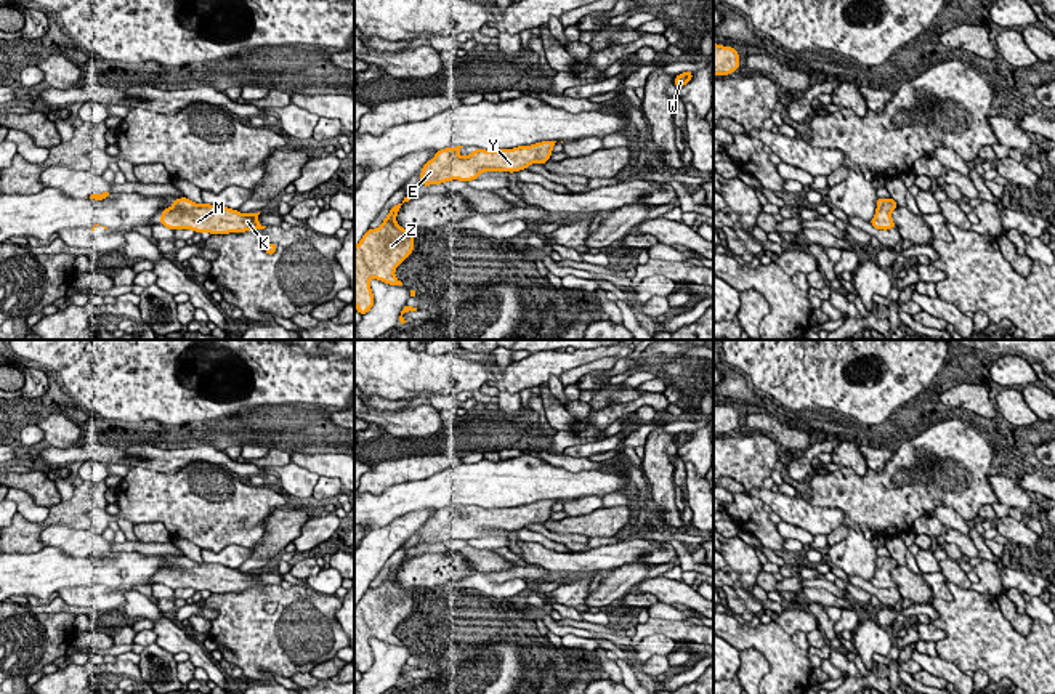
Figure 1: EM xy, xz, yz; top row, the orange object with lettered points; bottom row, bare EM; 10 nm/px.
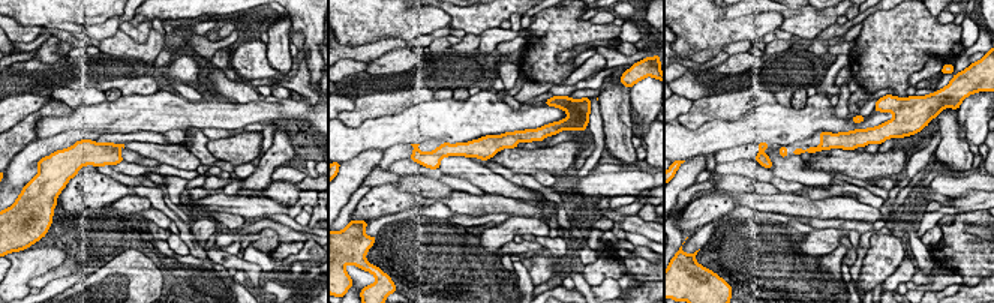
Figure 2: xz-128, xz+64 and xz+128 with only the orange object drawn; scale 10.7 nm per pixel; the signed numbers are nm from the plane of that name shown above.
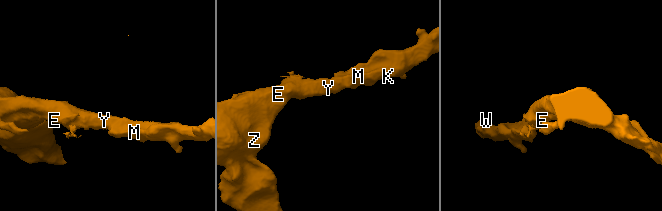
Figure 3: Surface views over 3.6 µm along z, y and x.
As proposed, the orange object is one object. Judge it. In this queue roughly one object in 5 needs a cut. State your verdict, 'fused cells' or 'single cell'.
single cell

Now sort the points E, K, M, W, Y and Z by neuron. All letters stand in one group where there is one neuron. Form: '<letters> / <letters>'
E K M W Y Z

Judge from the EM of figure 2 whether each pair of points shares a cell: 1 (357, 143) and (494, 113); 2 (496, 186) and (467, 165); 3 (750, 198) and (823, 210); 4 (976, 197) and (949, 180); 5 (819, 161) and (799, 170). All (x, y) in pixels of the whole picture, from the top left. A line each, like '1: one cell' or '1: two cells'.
1: one cell
2: one cell
3: one cell
4: two cells
5: two cells

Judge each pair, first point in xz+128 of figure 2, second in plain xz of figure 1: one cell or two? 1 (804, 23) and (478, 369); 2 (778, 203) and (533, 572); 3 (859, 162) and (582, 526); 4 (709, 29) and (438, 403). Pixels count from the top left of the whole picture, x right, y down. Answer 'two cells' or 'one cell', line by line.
1: two cells
2: one cell
3: one cell
4: two cells

